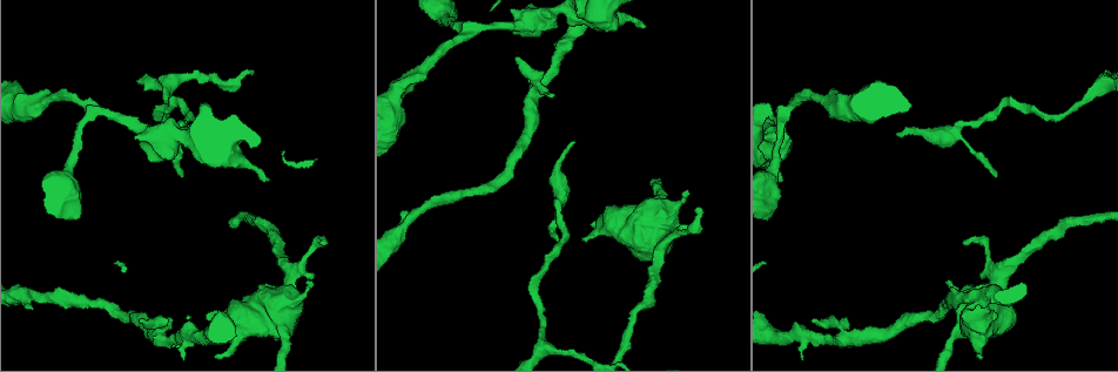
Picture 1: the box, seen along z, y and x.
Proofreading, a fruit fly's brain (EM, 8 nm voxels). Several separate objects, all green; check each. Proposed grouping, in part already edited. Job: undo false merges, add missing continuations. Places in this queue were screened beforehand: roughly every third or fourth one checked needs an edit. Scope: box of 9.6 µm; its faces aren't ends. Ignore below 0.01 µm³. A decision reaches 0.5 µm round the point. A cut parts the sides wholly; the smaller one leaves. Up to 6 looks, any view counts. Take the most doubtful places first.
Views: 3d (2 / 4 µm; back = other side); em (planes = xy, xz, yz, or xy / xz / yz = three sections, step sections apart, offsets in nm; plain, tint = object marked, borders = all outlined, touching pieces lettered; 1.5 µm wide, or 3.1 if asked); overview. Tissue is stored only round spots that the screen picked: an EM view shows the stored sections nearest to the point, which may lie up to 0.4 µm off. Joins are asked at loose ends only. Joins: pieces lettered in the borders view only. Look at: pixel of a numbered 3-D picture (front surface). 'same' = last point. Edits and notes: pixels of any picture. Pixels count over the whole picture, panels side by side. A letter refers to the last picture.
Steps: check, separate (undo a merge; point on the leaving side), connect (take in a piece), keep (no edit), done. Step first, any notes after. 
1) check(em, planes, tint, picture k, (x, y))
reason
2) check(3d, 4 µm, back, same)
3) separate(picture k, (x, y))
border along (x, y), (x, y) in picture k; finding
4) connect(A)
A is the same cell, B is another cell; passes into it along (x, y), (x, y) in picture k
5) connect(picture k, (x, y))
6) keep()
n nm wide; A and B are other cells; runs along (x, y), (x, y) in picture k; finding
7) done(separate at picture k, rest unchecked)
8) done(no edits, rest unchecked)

check(3d, 4 µm, picture 1, (572, 141))
free end

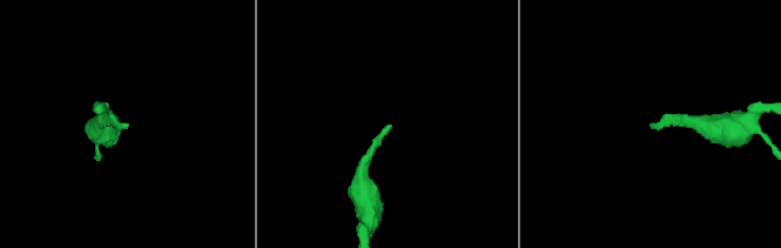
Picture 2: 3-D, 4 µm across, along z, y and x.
check(em, planes, borders, picture 2, (389, 127))

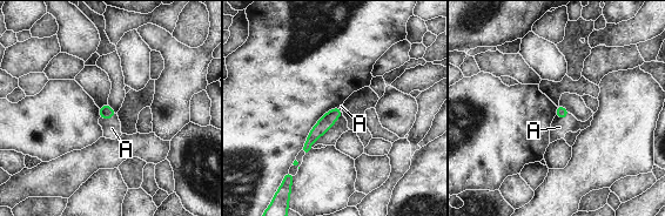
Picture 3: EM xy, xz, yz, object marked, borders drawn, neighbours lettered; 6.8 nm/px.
connect(A)
A is the same cell; passes into it along (105, 112), (108, 119), (112, 128) in picture 3; the neuron continues

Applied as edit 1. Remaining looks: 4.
check(3d, 2 µm, picture 1, (468, 27))
abrupt turn

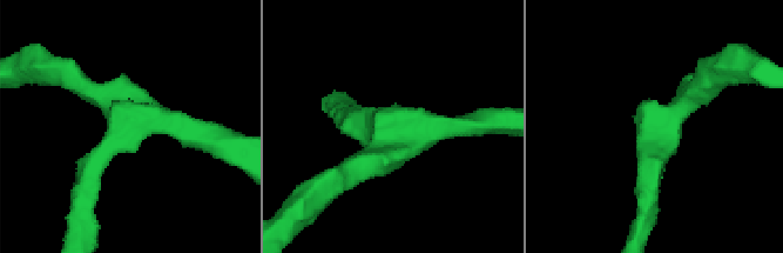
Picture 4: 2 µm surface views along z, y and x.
check(em, planes, borders, picture 4, (139, 116))
3 arms; arms of 190, 220, 260 nm; need the tissue

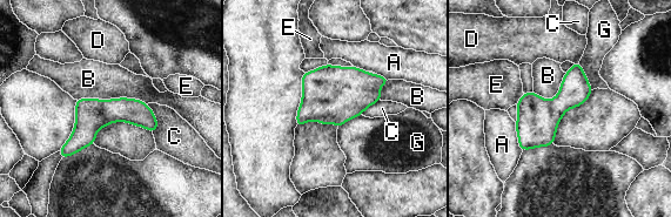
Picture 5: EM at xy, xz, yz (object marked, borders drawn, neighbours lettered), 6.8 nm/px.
keep()
220 nm wide; B touches over 480 nm; A, B, C, D, E and G are other cells; one neuron here

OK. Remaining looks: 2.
done(connect at picture 3, rest unchecked)

